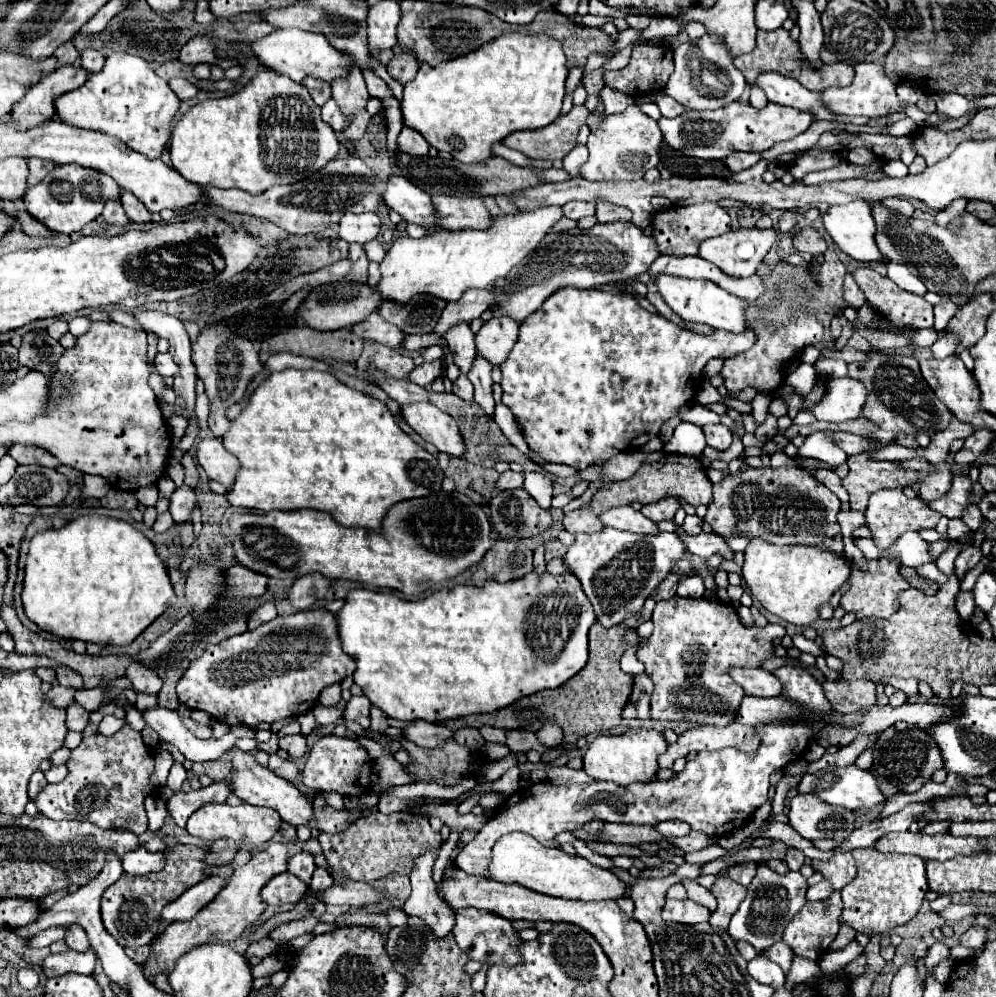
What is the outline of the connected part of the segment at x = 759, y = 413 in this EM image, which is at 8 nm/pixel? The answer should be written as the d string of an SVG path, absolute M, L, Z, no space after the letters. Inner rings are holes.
M757 393L757 397L751 401L751 405L753 405L753 417L755 417L757 423L763 423L765 421L769 403L771 403L771 397L765 395L765 393Z

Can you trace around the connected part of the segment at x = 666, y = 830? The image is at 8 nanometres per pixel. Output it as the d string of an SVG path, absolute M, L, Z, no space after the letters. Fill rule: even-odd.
M663 821L655 827L663 837L683 837L691 831L691 827L687 827L687 823L683 821Z

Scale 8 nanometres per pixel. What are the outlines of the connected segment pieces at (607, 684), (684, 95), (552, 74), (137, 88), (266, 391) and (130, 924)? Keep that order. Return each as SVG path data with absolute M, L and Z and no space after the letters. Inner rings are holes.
M595 623L589 629L589 661L587 665L571 677L567 683L555 689L543 689L539 693L533 693L529 697L521 697L519 701L493 711L493 713L479 713L469 717L459 717L451 721L443 721L441 725L449 727L451 731L461 727L483 727L483 725L495 725L501 729L527 729L537 731L543 723L555 721L563 729L563 741L565 743L577 743L579 737L585 737L589 733L609 731L621 723L621 711L629 701L631 687L633 687L633 675L621 671L619 659L623 651L627 649L623 641L625 625L615 627L603 627Z
M705 33L699 39L689 39L687 43L681 43L675 51L675 71L671 79L667 81L665 93L677 99L687 109L719 109L727 103L733 103L741 97L747 81L743 79L743 73L733 65L731 53L725 49L727 45L719 35Z
M511 31L499 39L487 41L485 47L451 61L443 61L437 67L421 63L417 77L411 83L405 83L401 103L403 121L407 127L419 131L431 147L451 153L461 163L477 163L491 157L491 145L505 139L509 133L541 129L555 121L561 113L567 73L569 69L563 45L557 39L547 37L547 33L523 35L519 31Z
M111 53L101 71L91 73L83 87L59 95L53 107L55 117L63 119L63 123L107 133L149 159L157 159L169 143L171 119L179 109L179 99L145 59L129 53Z
M285 369L279 373L271 373L255 391L253 395L247 399L247 405L243 407L243 411L239 413L237 419L231 421L229 431L223 435L223 445L225 449L235 455L241 463L237 477L235 477L235 485L233 489L229 489L225 493L225 497L229 499L229 503L233 507L245 507L245 509L259 509L259 511L273 511L273 509L281 509L281 511L295 511L295 509L315 509L315 511L323 511L329 513L339 525L347 525L347 527L369 527L369 529L377 529L381 525L381 519L385 517L387 509L393 503L405 501L405 499L415 499L415 497L425 497L433 491L441 489L441 481L443 481L443 471L437 463L437 457L427 453L421 445L413 443L411 437L399 429L399 425L393 421L387 405L367 393L361 393L345 383L341 383L335 375L331 373L323 373L323 371L315 371L315 369Z
M177 845L163 851L165 855L165 867L161 871L149 873L149 875L129 875L123 873L117 883L105 889L101 897L101 917L105 923L107 933L113 935L117 943L125 949L135 949L141 945L149 945L157 933L161 909L181 897L189 887L199 883L203 877L209 877L207 873L207 855L209 849L191 847L191 845Z

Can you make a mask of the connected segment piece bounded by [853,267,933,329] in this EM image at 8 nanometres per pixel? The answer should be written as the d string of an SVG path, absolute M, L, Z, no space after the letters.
M871 267L857 269L853 277L863 289L869 305L883 313L895 327L933 327L933 305L921 295L903 291L889 277L879 275Z

